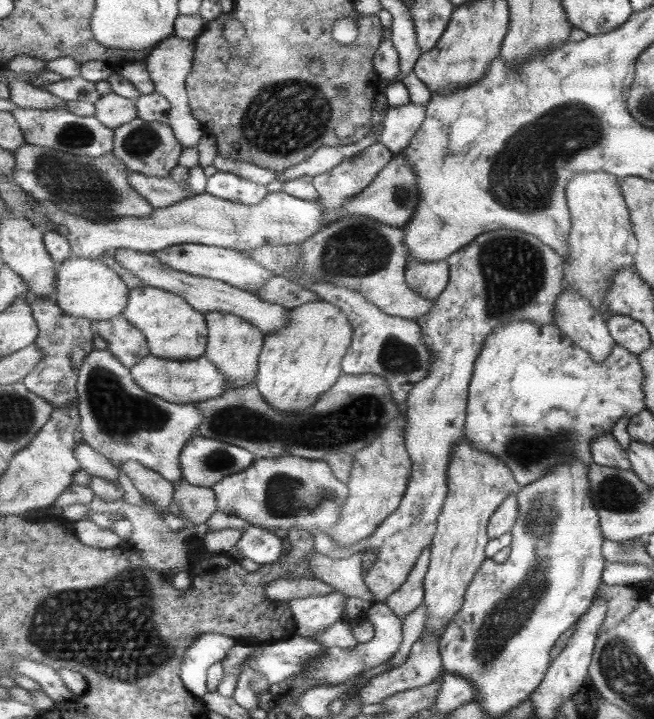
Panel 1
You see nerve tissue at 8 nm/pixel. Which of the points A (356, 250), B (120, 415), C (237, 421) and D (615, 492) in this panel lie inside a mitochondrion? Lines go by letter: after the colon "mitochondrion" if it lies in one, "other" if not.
A: mitochondrion
B: mitochondrion
C: mitochondrion
D: mitochondrion

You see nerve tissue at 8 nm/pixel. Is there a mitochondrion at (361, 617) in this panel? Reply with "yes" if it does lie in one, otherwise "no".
no

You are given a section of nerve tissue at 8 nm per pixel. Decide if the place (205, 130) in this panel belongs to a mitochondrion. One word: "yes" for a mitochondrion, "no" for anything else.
no

